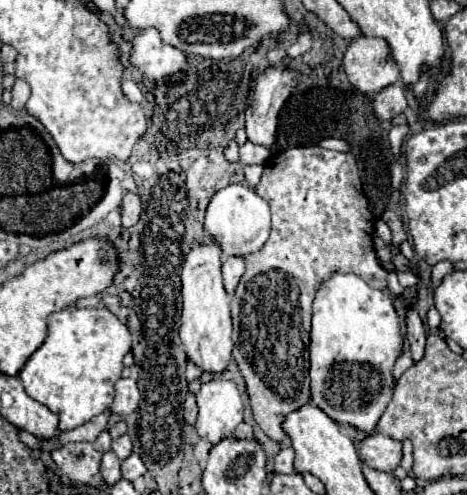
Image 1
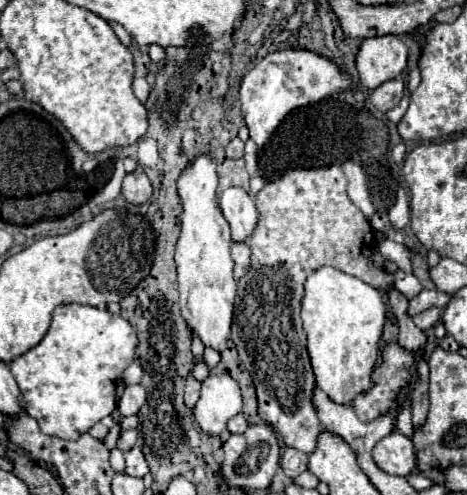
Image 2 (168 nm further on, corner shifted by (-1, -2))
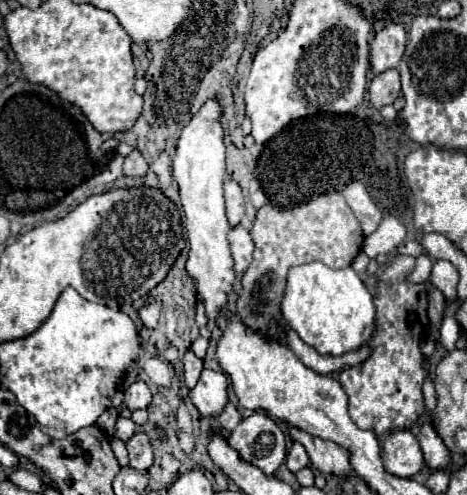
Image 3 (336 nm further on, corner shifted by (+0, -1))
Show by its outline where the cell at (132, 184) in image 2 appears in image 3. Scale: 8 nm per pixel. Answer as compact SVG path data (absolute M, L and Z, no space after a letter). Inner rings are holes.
M133 149L127 157L125 157L125 163L123 163L123 173L129 175L129 177L145 177L149 171L147 167L147 161L143 157L141 151Z

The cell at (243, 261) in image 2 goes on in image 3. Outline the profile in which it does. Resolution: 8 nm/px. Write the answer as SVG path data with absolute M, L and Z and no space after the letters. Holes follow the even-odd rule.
M237 225L237 227L231 227L227 237L229 237L231 253L233 253L233 259L235 259L235 271L243 273L249 267L251 259L253 259L251 235L243 225Z

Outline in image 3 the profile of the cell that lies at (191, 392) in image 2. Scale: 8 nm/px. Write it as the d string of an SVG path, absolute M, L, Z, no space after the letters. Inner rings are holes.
M191 349L183 355L183 369L185 369L185 385L191 389L195 387L201 371L203 371L203 359L199 359Z

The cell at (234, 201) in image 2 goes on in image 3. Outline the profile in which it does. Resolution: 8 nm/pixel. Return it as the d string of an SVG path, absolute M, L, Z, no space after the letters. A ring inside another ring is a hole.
M233 179L225 181L225 201L227 201L227 219L235 227L245 215L245 197L241 193L239 183Z

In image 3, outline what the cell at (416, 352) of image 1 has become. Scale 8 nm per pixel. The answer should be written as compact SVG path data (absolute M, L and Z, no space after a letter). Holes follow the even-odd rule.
M425 423L421 425L421 433L419 433L419 443L425 455L425 461L429 463L429 467L433 469L445 469L449 467L449 451L445 447L445 443L441 441L441 437L435 433L433 425Z

